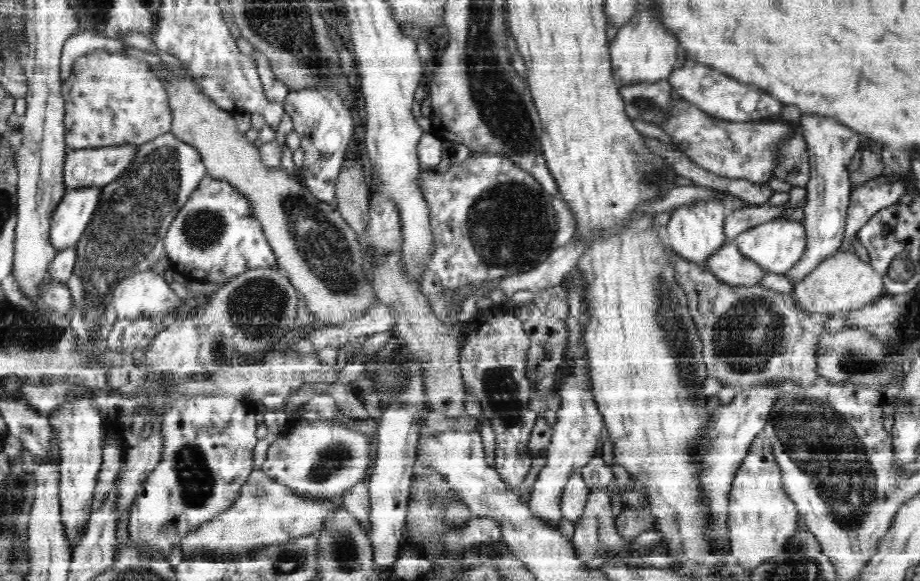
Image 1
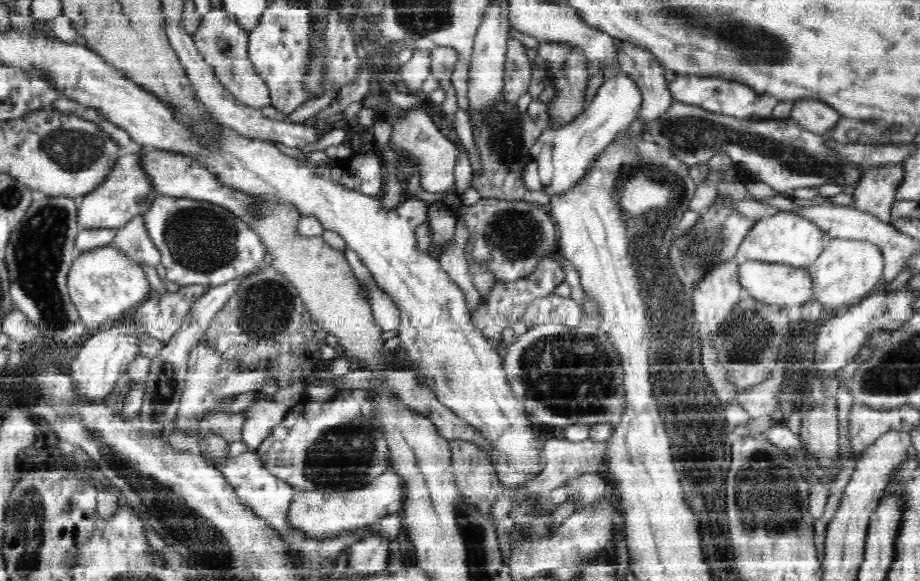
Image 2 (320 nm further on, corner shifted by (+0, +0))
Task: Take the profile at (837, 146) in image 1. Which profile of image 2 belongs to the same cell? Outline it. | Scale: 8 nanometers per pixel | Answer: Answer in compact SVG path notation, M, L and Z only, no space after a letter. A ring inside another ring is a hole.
M796 100L793 102L790 119L802 129L826 136L832 128L838 126L840 114L834 108L830 108L818 100Z

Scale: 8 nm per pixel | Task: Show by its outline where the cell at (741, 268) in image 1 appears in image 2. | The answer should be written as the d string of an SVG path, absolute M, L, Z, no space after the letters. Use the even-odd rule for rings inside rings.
M747 260L739 266L738 274L744 293L758 300L765 300L766 303L790 307L803 305L814 299L814 287L807 269L799 269L784 263Z

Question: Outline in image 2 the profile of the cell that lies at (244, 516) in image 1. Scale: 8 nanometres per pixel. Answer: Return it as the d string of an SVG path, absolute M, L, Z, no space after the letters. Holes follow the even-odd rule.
M392 468L372 479L362 488L339 493L323 493L319 490L296 491L287 509L287 522L295 531L301 531L310 539L338 537L342 532L370 527L380 518L397 514L402 510L402 477Z

